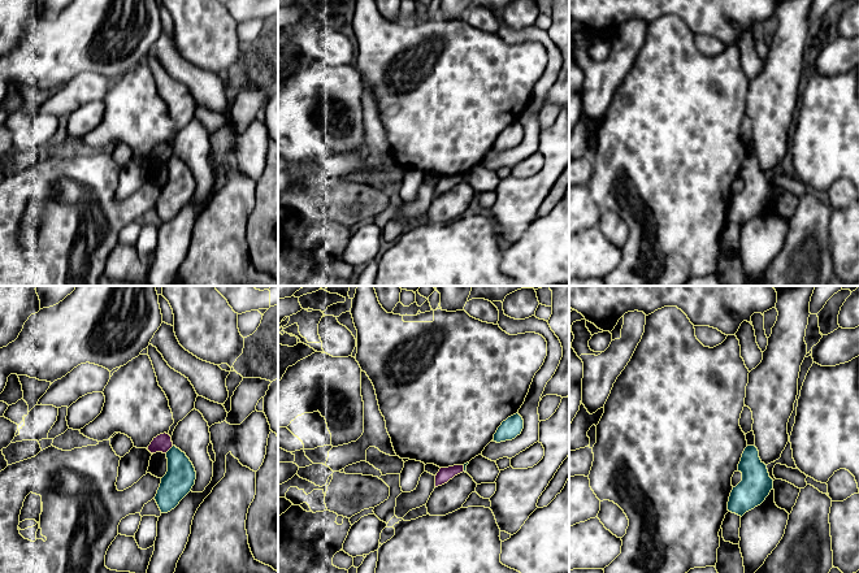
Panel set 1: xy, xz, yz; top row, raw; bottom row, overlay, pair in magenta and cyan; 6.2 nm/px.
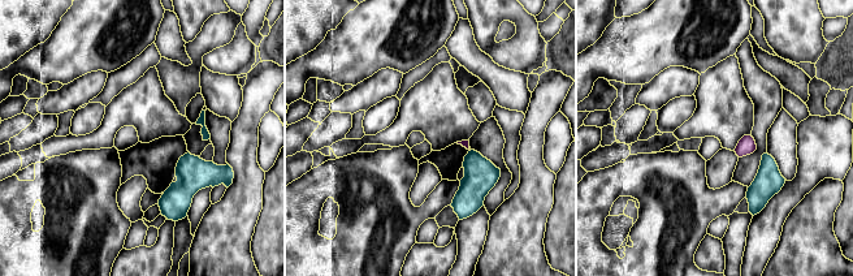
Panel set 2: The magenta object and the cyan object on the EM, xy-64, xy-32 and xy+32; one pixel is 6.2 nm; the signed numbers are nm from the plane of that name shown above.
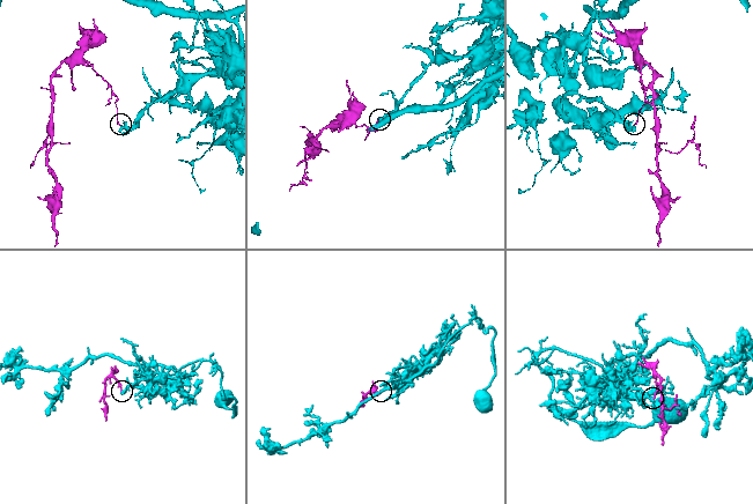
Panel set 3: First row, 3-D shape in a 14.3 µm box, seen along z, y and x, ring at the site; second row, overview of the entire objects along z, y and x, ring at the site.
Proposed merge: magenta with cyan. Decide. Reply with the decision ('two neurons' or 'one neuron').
two neurons

